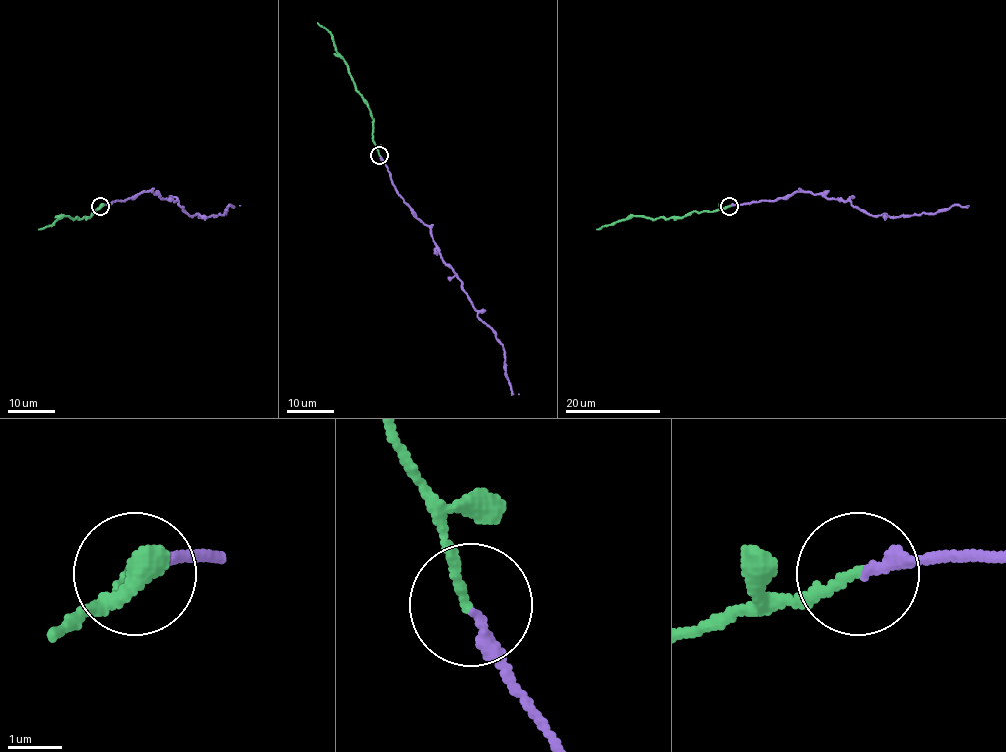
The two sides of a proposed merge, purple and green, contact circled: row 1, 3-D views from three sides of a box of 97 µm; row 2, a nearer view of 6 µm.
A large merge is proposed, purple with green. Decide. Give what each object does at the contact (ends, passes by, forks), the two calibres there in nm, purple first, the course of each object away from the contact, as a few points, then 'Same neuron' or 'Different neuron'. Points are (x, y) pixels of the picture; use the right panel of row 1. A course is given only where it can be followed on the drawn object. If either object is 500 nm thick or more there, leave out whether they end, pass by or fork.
At the ring purple ends. At the ring green ends. Thickness 240 nm (purple) against 180 nm. Course of purple: (730, 206), (788, 198), (801, 191), (848, 200), (873, 216), (936, 213), (954, 205), (968, 205). Course of green: (729, 206), (714, 211), (692, 211), (682, 217), (651, 219), (629, 216), (624, 220), (597, 229). Same neuron

